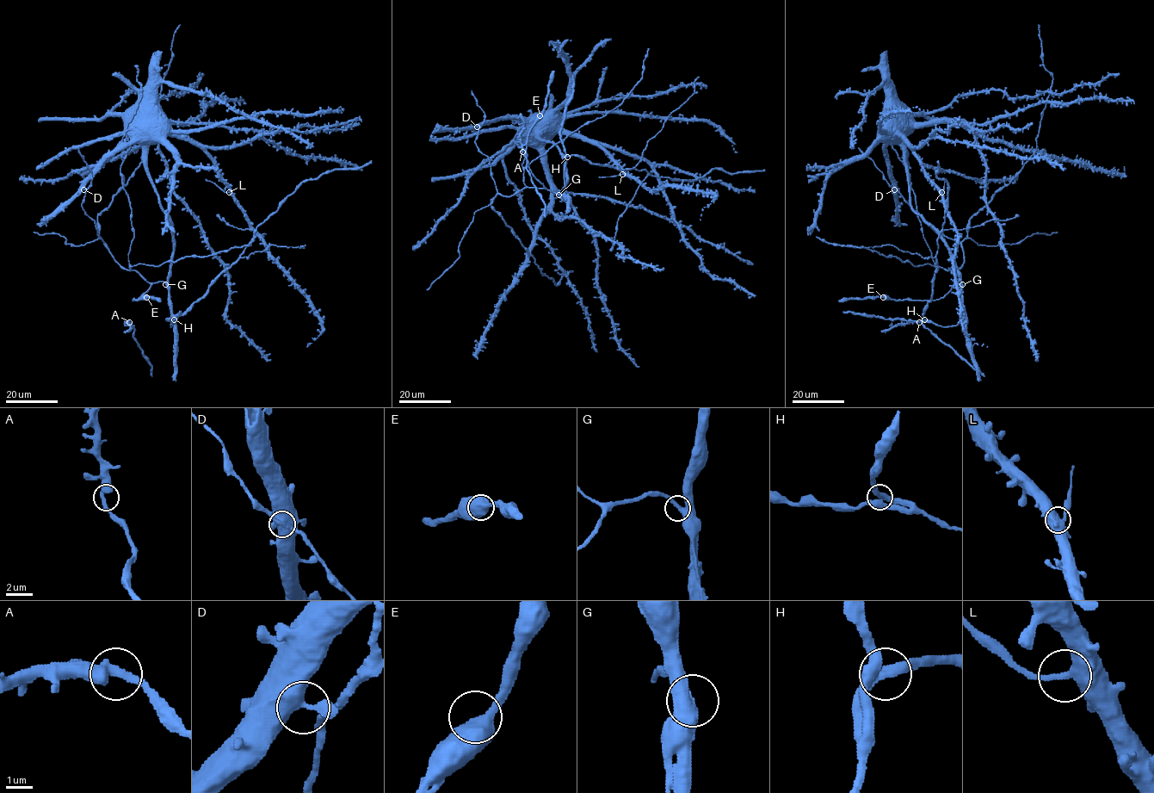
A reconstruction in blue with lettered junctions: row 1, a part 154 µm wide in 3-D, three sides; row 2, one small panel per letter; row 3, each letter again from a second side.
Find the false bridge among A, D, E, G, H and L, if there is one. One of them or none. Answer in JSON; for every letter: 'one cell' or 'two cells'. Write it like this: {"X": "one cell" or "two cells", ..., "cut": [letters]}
{"A": "one cell", "D": "one cell", "E": "one cell", "G": "one cell", "H": "one cell", "L": "two cells", "cut": ["L"]}

